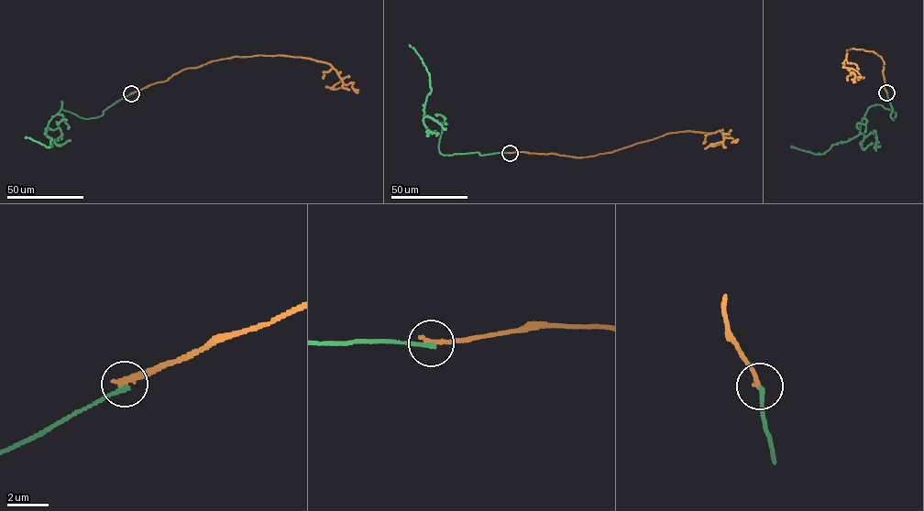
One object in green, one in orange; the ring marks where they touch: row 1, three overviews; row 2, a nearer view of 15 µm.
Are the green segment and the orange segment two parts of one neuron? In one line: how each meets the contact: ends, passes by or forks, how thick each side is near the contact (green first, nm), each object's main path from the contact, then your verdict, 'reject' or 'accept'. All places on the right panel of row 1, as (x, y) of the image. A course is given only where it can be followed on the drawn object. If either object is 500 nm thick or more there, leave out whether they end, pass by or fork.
green ends | orange ends | 220/280 nm | green via (886, 92), (894, 119), (896, 113), (874, 104), (868, 108), (859, 133), (833, 145), (822, 154), (790, 146) | orange via (886, 92), (883, 72), (884, 63), (873, 51), (846, 50), (844, 65), (858, 80), (856, 70), (842, 67) | reject

